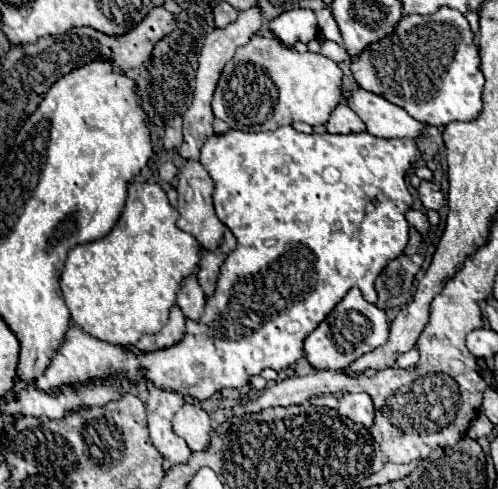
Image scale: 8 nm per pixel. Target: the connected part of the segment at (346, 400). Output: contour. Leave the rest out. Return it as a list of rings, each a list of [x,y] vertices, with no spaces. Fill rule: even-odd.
[[[346,393],[340,397],[338,401],[338,413],[356,421],[356,423],[362,423],[364,427],[370,427],[372,421],[374,421],[374,405],[372,405],[372,399],[368,393]]]

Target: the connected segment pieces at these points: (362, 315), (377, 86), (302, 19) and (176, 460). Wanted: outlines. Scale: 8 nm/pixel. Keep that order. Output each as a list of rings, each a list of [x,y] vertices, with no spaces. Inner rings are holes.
[[[354,287],[346,297],[328,313],[328,317],[306,337],[304,353],[314,369],[344,371],[352,361],[366,355],[368,351],[384,345],[388,341],[388,317],[376,305],[364,301],[362,293]]]
[[[440,7],[432,15],[406,15],[390,37],[348,63],[362,89],[382,95],[426,125],[446,127],[452,121],[474,121],[482,113],[480,47],[468,19],[456,9]]]
[[[292,9],[270,21],[270,31],[286,45],[308,43],[316,37],[316,17],[308,9]]]
[[[148,383],[150,399],[146,403],[148,407],[148,429],[152,445],[158,449],[158,453],[164,457],[166,465],[182,465],[188,463],[192,451],[172,431],[172,417],[174,413],[184,405],[182,395],[168,393],[168,391],[156,391],[152,383]]]

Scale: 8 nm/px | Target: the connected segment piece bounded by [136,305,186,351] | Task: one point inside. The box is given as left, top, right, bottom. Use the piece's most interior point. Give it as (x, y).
(173, 330)

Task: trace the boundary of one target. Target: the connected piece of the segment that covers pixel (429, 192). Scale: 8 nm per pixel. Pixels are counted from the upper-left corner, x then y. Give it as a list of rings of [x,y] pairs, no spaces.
[[[422,181],[420,189],[420,201],[426,209],[434,209],[434,211],[440,211],[442,205],[444,205],[444,195],[440,191],[440,185],[436,183],[430,183],[430,181]]]

